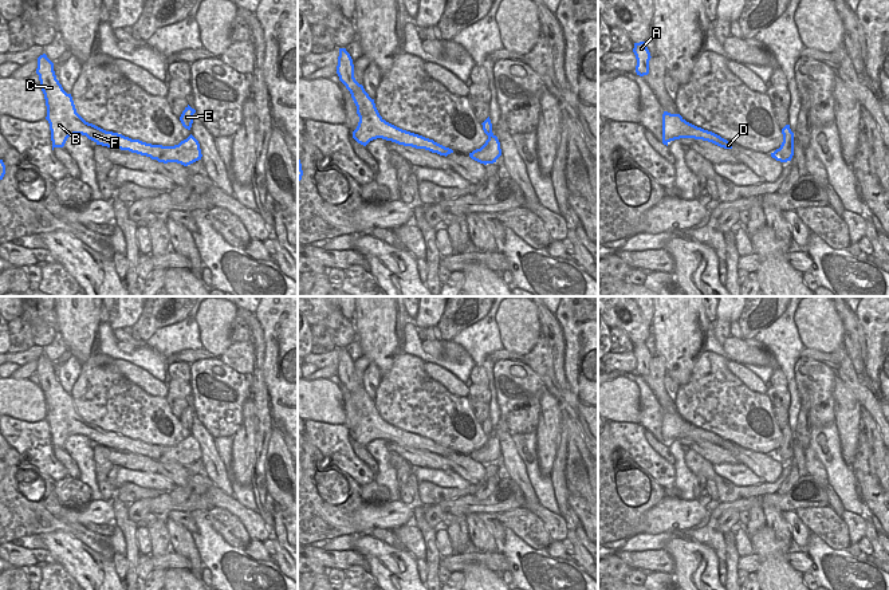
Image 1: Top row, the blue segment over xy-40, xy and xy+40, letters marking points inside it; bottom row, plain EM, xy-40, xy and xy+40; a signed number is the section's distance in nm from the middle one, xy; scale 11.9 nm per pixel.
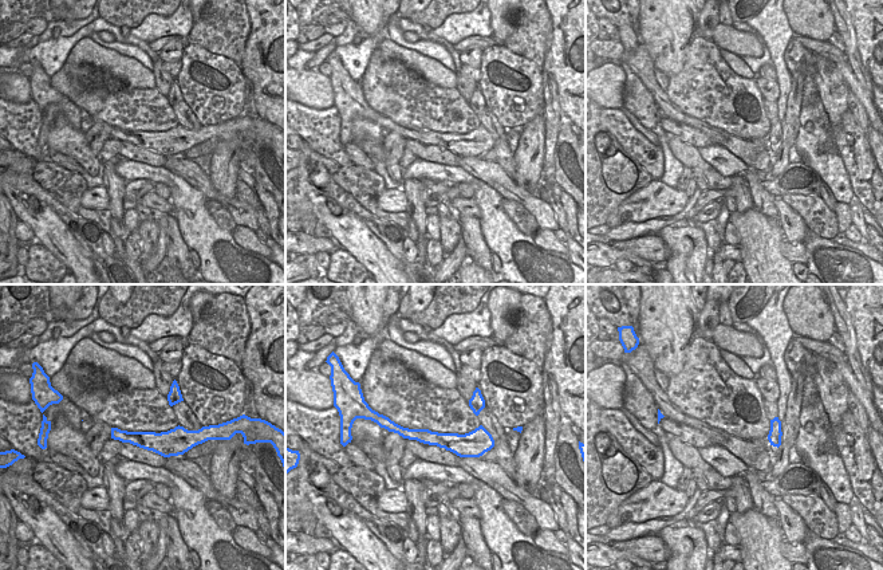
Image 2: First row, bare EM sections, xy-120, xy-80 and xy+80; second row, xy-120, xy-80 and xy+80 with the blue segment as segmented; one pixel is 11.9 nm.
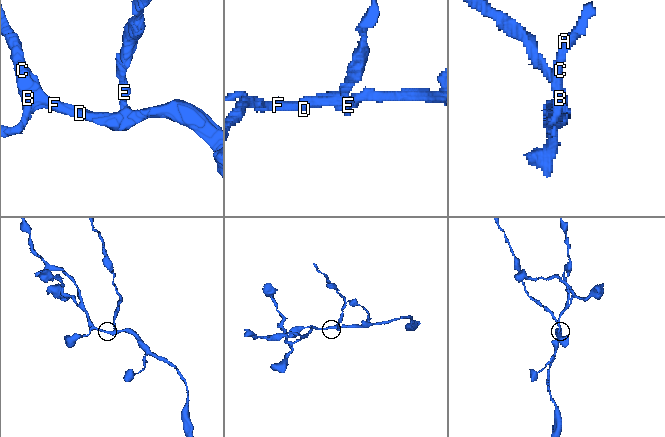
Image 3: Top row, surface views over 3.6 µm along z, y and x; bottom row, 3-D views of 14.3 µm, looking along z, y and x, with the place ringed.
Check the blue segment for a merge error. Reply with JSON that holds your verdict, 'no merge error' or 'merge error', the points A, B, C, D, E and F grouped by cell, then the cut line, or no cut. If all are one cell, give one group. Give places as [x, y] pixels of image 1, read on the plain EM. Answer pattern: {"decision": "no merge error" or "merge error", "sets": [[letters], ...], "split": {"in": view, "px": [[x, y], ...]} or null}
{"decision": "merge error", "sets": [["A", "B", "C", "D", "F"], ["E"]], "split": {"in": "xy", "px": [[492, 435], [488, 437]]}}

